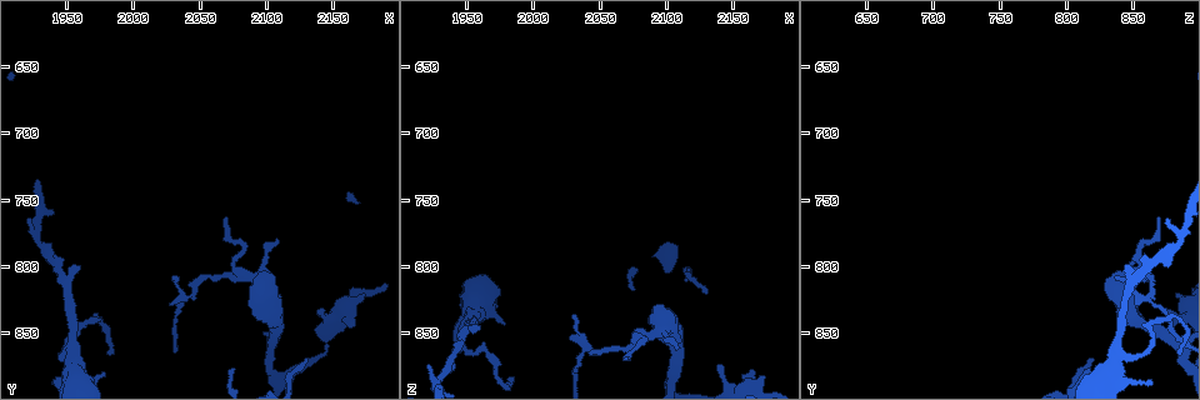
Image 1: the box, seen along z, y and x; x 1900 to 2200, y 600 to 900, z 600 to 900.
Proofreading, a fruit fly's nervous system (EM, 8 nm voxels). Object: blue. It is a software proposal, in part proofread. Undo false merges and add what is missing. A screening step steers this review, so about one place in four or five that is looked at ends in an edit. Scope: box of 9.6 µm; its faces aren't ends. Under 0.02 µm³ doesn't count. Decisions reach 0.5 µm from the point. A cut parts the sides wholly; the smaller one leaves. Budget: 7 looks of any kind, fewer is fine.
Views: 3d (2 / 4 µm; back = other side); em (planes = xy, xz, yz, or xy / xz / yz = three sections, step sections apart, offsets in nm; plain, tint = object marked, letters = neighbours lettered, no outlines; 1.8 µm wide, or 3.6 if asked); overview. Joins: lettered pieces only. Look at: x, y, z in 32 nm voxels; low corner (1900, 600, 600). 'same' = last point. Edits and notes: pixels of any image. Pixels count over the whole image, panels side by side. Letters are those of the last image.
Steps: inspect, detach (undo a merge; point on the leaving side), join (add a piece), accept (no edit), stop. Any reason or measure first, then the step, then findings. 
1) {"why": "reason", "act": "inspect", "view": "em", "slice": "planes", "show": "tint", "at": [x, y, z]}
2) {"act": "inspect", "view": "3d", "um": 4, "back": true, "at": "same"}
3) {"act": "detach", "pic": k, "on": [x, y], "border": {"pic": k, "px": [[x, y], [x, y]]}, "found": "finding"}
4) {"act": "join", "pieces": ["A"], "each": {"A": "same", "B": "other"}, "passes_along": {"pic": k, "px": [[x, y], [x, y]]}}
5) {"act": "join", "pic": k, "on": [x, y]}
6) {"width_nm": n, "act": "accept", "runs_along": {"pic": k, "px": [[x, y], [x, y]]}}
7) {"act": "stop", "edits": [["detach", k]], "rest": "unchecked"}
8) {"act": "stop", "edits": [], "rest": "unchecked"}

{"why": "four-way junction", "act": "inspect", "view": "em", "um": 3.6, "slice": "planes", "show": "letters", "at": [1954, 870, 836]}

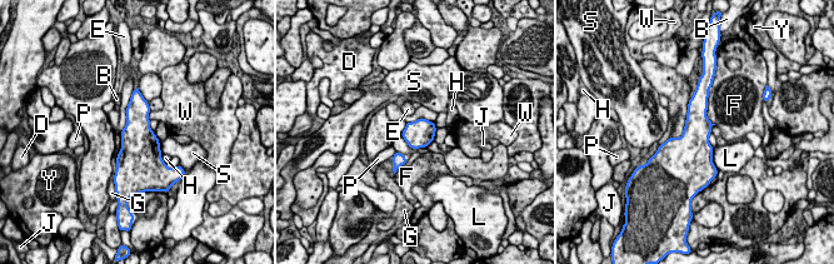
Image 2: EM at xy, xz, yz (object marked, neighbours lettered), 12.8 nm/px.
{"act": "accept", "each": {"B": "other", "D": "other", "E": "other", "F": "other", "G": "other", "H": "other", "J": "other", "L": "other", "P": "other", "S": "other", "W": "other", "Y": "other"}, "border": {"pic": 2, "px": [[714, 124], [710, 133]]}, "found": "all the same neuron"}

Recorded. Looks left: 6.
{"why": "branch stops here", "act": "inspect", "view": "em", "slice": "planes", "show": "letters", "at": [1960, 802, 846]}

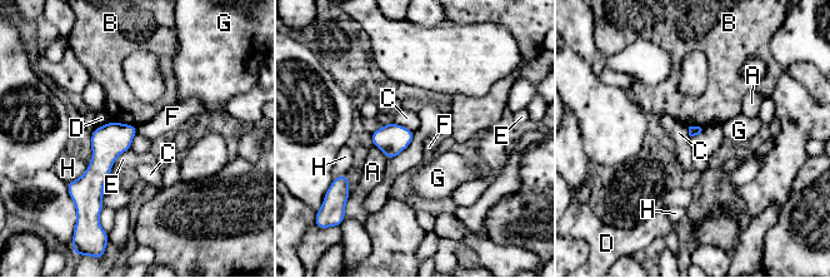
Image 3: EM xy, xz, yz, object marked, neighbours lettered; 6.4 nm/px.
{"act": "accept", "each": {"A": "other", "B": "other", "C": "other", "D": "other", "E": "other", "F": "other", "G": "other", "H": "other"}, "border": {"pic": 3, "px": [[136, 127], [138, 133]]}, "found": "no lettered piece goes on from it"}

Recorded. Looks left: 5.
{"why": "free end", "act": "inspect", "view": "em", "slice": "planes", "show": "letters", "at": [2166, 848, 880]}

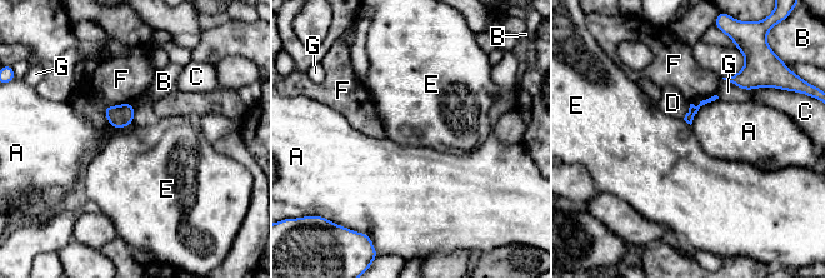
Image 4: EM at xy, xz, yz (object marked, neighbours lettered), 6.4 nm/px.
{"longest_contact_nm": ["A", 260], "act": "accept", "each": {"A": "other", "B": "other", "C": "other", "D": "other", "E": "other", "F": "other", "G": "other"}, "border": {"pic": 4, "px": [[683, 119], [690, 125]]}, "found": "no lettered piece goes on from it"}

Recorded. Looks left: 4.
{"act": "stop", "edits": [], "rest": "unchecked"}

